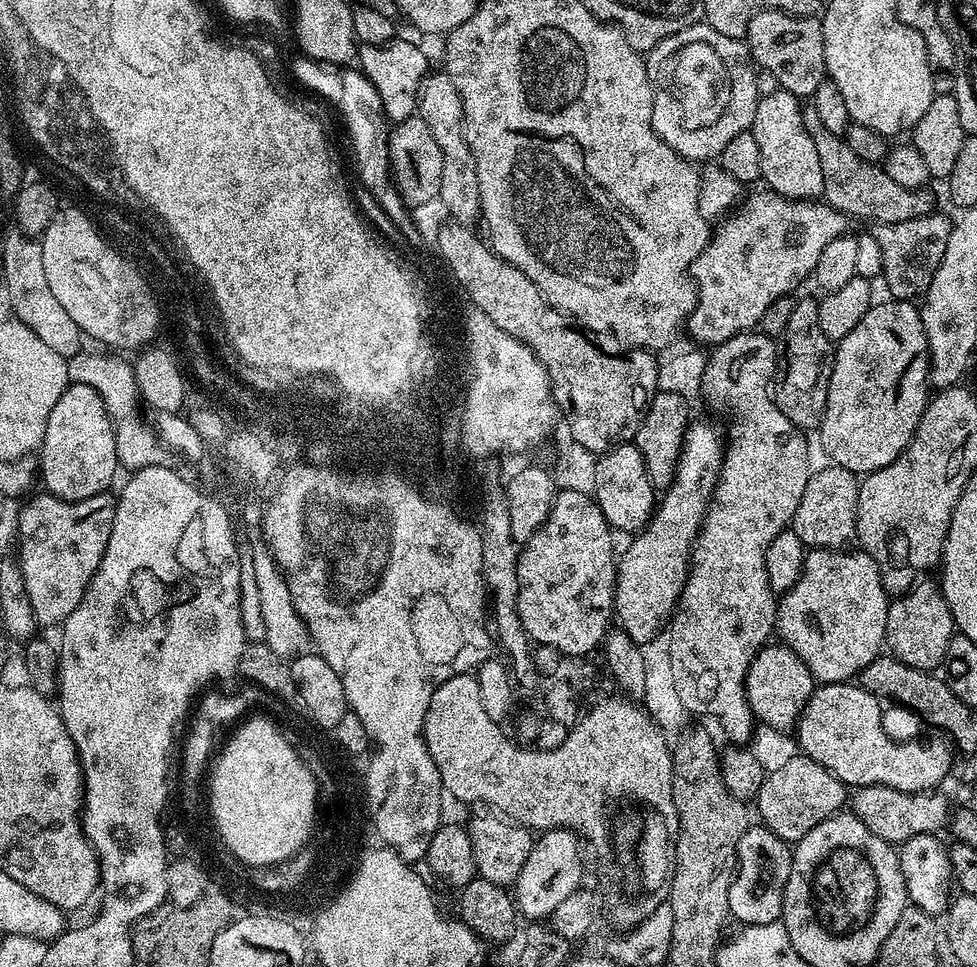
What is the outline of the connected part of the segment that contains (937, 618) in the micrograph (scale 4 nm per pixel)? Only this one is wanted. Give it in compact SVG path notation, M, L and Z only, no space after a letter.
M932 578L921 579L913 584L909 592L889 603L884 635L891 655L901 660L907 668L935 673L936 667L945 663L957 626L952 621L950 606L946 602L941 585L928 579Z

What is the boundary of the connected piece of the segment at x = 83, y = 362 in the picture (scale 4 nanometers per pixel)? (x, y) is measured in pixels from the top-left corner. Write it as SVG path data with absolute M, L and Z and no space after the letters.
M81 350L80 352L76 353L73 357L67 359L68 364L67 364L67 376L69 378L69 381L73 384L78 384L78 385L86 385L90 386L94 390L98 390L98 394L100 397L102 397L104 405L106 406L107 414L108 416L111 417L112 422L115 426L115 452L116 452L116 458L117 458L117 463L124 469L124 467L128 468L127 471L130 472L137 472L140 471L143 468L148 468L148 467L161 467L162 465L165 465L169 460L167 460L169 451L167 450L166 446L161 442L160 438L157 436L156 432L148 425L146 426L145 422L142 420L142 416L138 410L138 404L140 405L140 395L138 391L138 386L137 386L137 380L135 378L134 370L133 370L133 365L128 361L127 363L118 359L118 358L112 358L110 356L104 356L102 354L94 354L92 352L87 352L87 350Z

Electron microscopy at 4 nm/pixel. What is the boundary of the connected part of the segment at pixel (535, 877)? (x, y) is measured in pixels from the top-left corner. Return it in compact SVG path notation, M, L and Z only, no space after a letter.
M567 829L545 831L537 839L536 847L527 856L514 885L514 899L523 917L551 917L558 905L581 887L581 880L584 879L581 847L577 833Z

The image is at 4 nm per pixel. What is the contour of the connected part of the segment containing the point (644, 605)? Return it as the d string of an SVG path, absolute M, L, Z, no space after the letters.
M689 423L676 465L676 477L663 489L648 525L629 539L632 541L624 553L619 553L614 616L635 644L643 646L661 635L666 621L673 615L674 598L679 597L688 581L692 544L708 511L723 453L722 440L720 444L719 436L710 425Z

